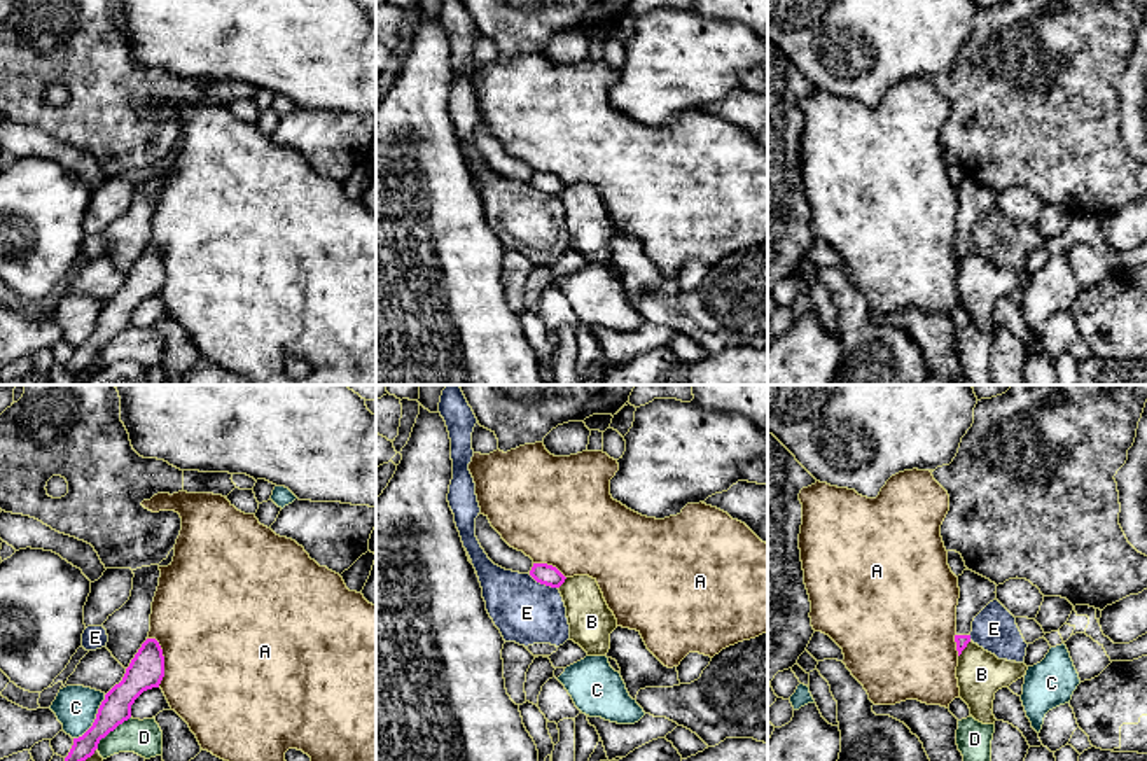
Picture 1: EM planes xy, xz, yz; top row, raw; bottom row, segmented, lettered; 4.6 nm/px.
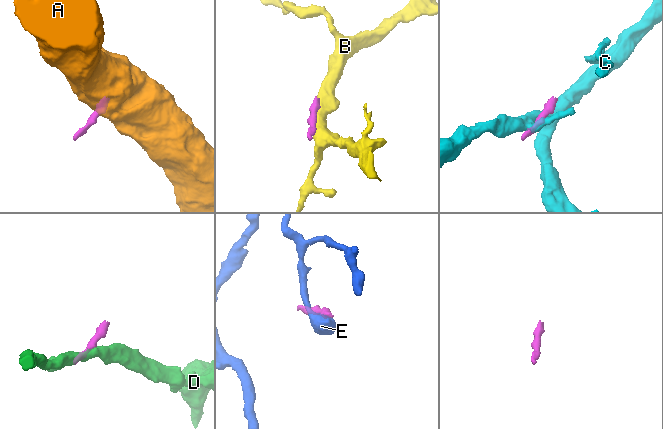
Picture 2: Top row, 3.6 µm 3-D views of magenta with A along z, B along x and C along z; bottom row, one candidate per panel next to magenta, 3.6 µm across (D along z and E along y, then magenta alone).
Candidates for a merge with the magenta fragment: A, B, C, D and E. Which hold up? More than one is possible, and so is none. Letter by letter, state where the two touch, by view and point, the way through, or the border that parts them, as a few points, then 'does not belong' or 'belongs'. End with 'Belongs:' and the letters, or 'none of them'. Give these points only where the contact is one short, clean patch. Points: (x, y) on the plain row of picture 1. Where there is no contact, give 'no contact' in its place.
A: contact xy (163, 268); border xy (147, 245), (158, 251), (163, 265), (163, 287), (158, 294); does not belong
B: contact yz (964, 256); does not belong
C: contact xy (95, 328); border xy (105, 303), (95, 329), (74, 347); does not belong
D: contact xy (111, 338); border xy (130, 324), (111, 338), (97, 356); does not belong
E: contact xz (542, 191); border xz (528, 182), (556, 196); does not belong
Belongs: none of them

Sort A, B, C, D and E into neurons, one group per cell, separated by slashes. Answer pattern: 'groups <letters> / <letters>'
groups A / B / C / D / E

